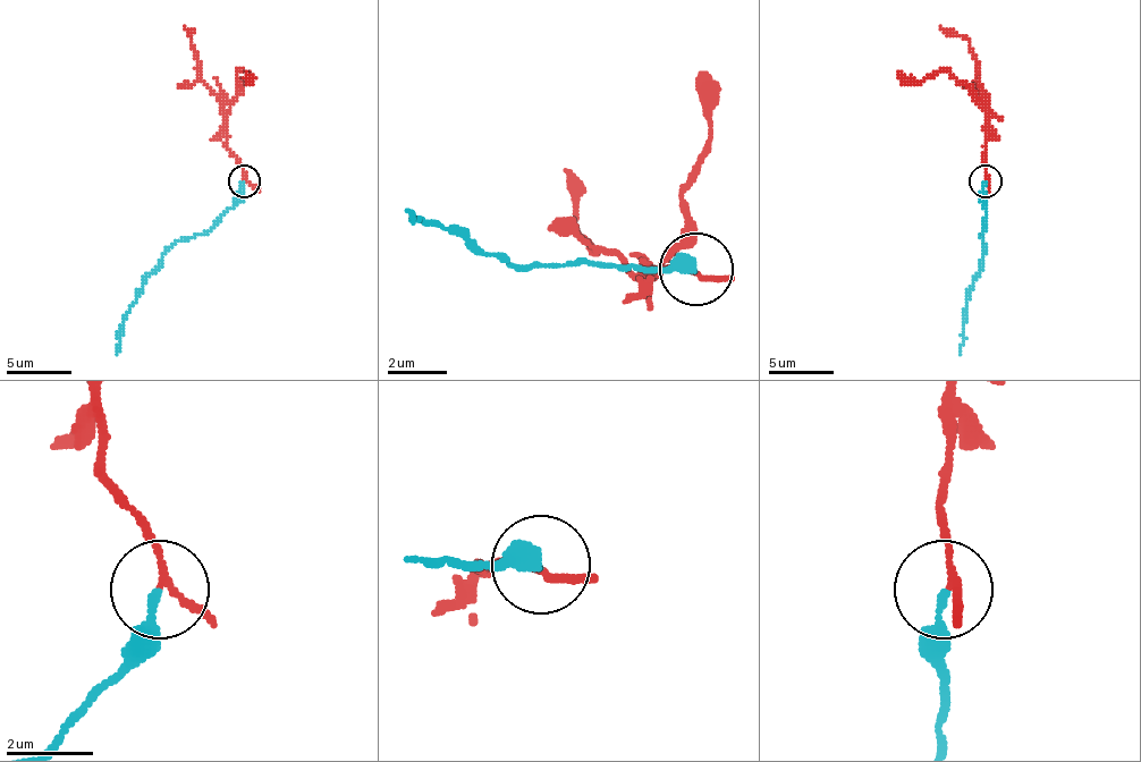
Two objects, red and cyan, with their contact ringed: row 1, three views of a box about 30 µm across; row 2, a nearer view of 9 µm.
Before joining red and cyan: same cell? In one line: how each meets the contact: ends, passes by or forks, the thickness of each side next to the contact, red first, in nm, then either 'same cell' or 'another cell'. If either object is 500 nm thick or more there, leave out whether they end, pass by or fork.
red passes by; cyan ends; calibres 130 and 180 nm; another cell

